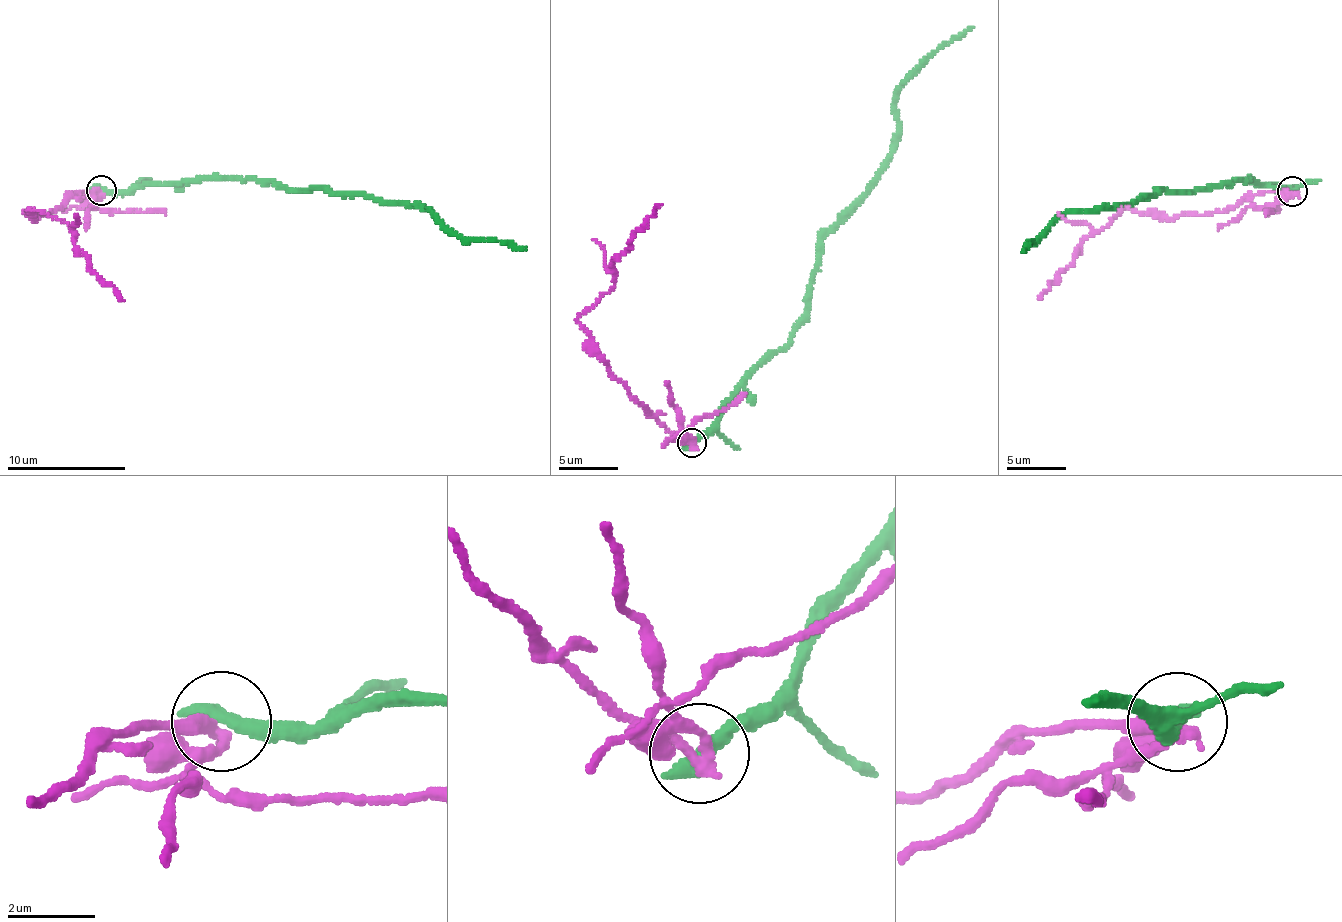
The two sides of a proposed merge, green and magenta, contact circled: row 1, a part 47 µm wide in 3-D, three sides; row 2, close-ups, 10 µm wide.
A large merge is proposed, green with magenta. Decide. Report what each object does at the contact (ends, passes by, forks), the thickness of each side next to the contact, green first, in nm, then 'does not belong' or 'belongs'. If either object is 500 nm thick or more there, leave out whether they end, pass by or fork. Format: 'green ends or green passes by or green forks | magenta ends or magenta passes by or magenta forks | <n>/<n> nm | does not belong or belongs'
green ends | magenta ends | 460/400 nm | does not belong

